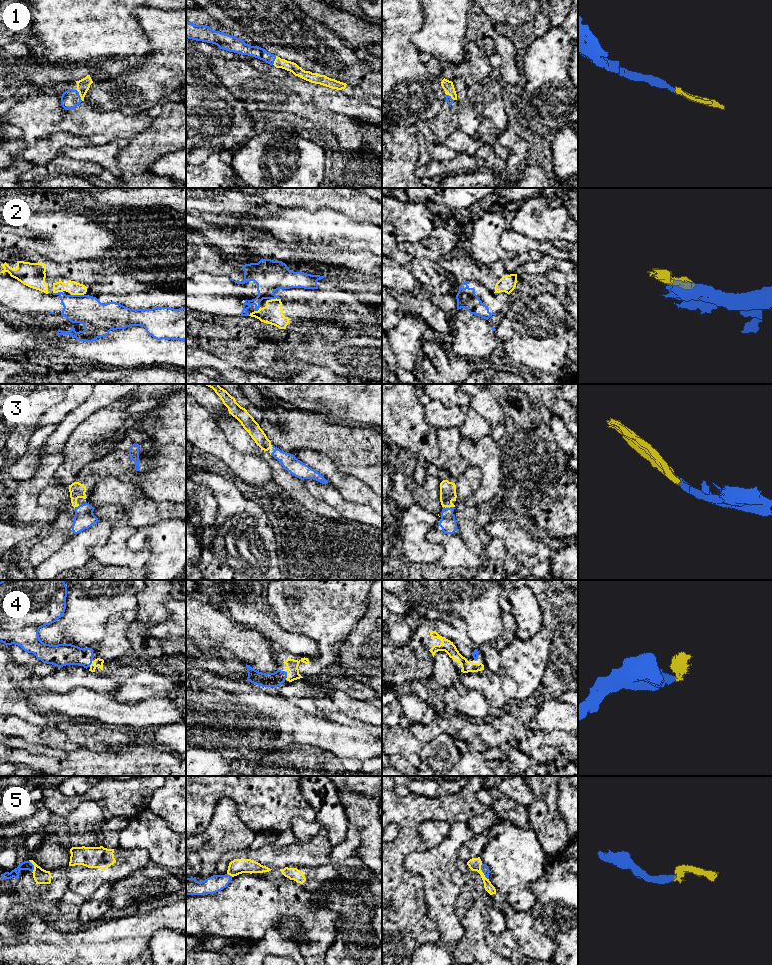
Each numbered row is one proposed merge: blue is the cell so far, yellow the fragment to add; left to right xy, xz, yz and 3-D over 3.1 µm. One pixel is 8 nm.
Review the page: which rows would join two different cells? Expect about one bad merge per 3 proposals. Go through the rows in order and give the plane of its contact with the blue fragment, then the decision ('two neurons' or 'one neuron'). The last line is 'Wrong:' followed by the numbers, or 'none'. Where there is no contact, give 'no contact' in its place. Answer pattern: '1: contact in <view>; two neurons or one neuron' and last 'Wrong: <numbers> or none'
1: contact in xy; one neuron
2: contact in xy; two neurons
3: contact in xy; one neuron
4: contact in xz; one neuron
5: contact in yz; one neuron
Wrong: 2

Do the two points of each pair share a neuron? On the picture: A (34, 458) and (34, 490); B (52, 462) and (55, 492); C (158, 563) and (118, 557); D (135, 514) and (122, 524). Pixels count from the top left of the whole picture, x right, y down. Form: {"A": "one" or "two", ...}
{"A": "two", "B": "two", "C": "two", "D": "two"}

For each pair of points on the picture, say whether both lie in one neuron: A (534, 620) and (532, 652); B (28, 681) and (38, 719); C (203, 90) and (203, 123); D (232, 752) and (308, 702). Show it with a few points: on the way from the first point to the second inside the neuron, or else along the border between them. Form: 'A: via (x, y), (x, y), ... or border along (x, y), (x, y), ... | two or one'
A: border along (542, 626), (533, 636), (526, 639), (517, 639) | two
B: via (18, 689), (20, 704), (27, 711) | one
C: via (203, 98), (203, 115) | one
D: border along (293, 703), (305, 712), (321, 716) | two

